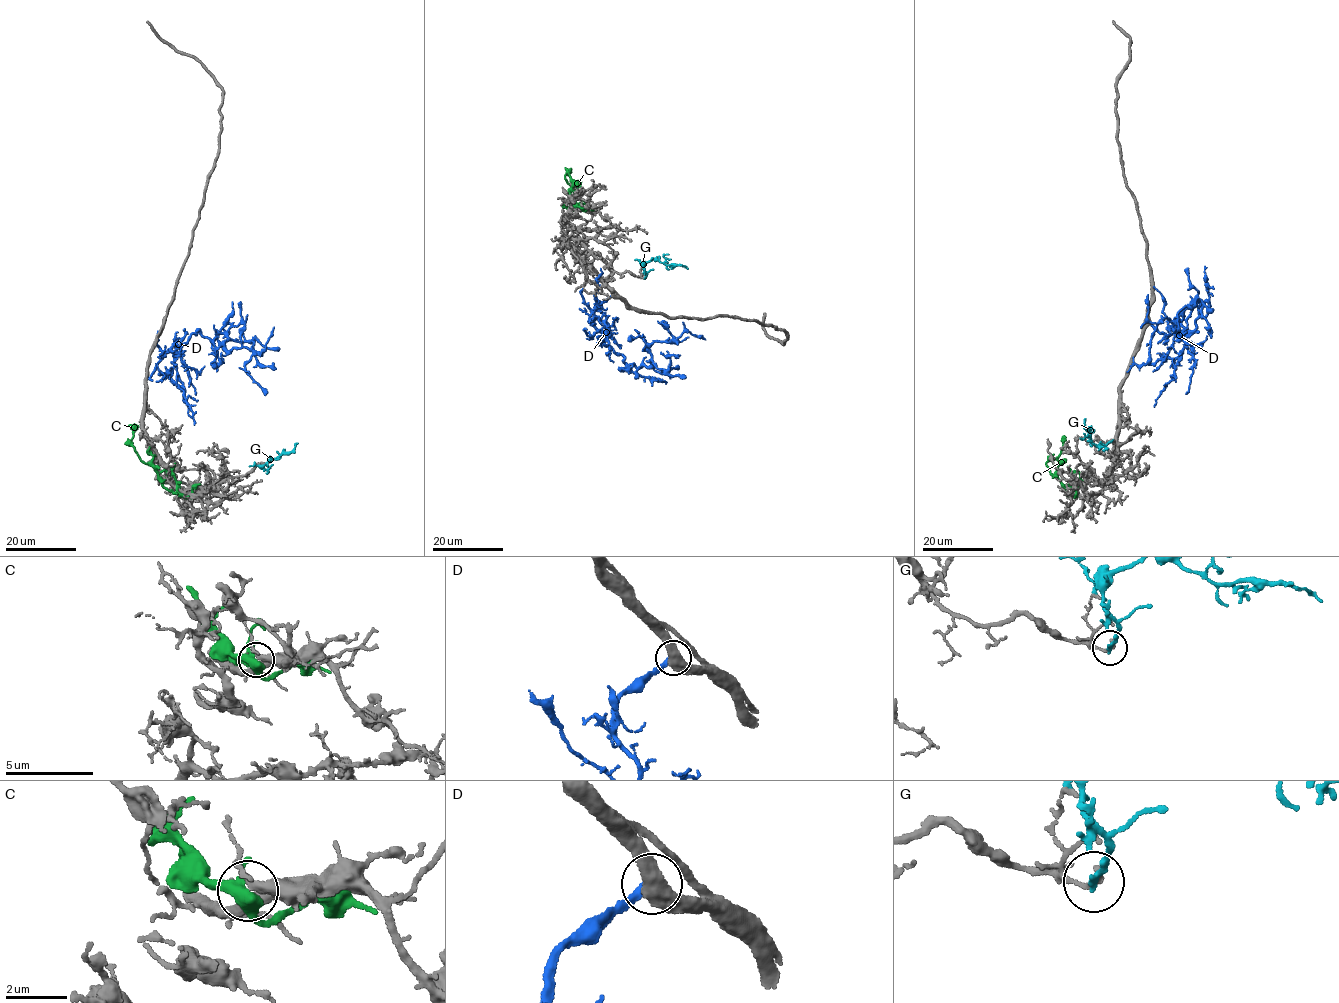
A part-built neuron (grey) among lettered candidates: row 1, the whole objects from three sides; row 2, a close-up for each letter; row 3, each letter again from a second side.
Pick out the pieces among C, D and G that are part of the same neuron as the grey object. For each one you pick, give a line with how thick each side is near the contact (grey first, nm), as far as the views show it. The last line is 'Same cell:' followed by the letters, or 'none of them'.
Same cell: none of them

